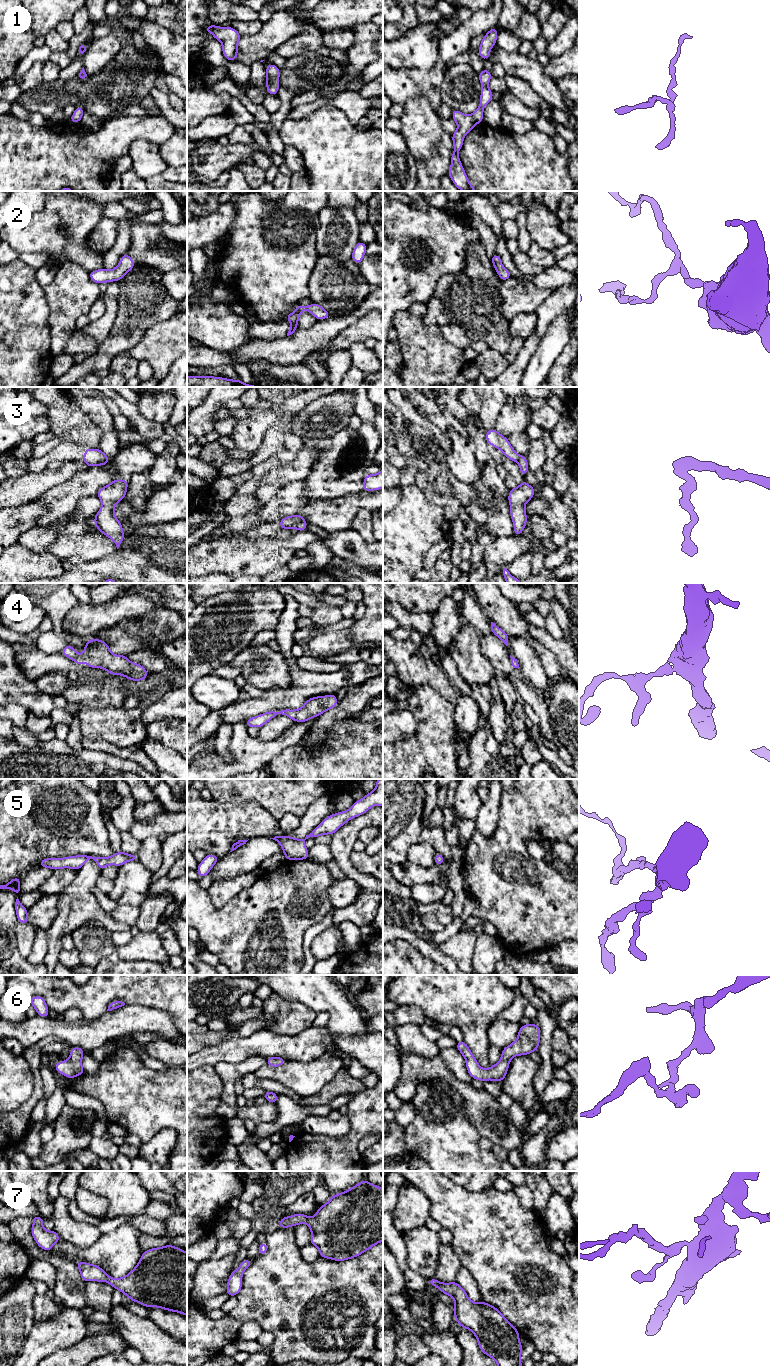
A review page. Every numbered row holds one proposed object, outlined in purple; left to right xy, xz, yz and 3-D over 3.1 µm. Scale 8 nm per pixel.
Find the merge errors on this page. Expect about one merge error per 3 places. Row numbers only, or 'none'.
3

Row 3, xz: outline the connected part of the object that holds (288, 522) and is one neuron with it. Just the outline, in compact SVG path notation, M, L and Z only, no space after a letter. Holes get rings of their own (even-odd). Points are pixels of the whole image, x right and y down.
M294 514L294 515L282 518L281 521L279 522L279 526L281 529L290 529L296 524L304 521L305 521L305 518L303 516Z

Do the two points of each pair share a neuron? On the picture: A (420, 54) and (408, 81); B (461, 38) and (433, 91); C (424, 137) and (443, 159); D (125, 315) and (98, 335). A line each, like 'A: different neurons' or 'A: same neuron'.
A: different neurons
B: same neuron
C: same neuron
D: different neurons

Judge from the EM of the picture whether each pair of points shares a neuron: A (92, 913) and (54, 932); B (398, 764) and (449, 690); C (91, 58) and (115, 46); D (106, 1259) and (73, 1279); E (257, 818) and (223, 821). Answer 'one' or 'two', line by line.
A: one
B: two
C: one
D: two
E: one

